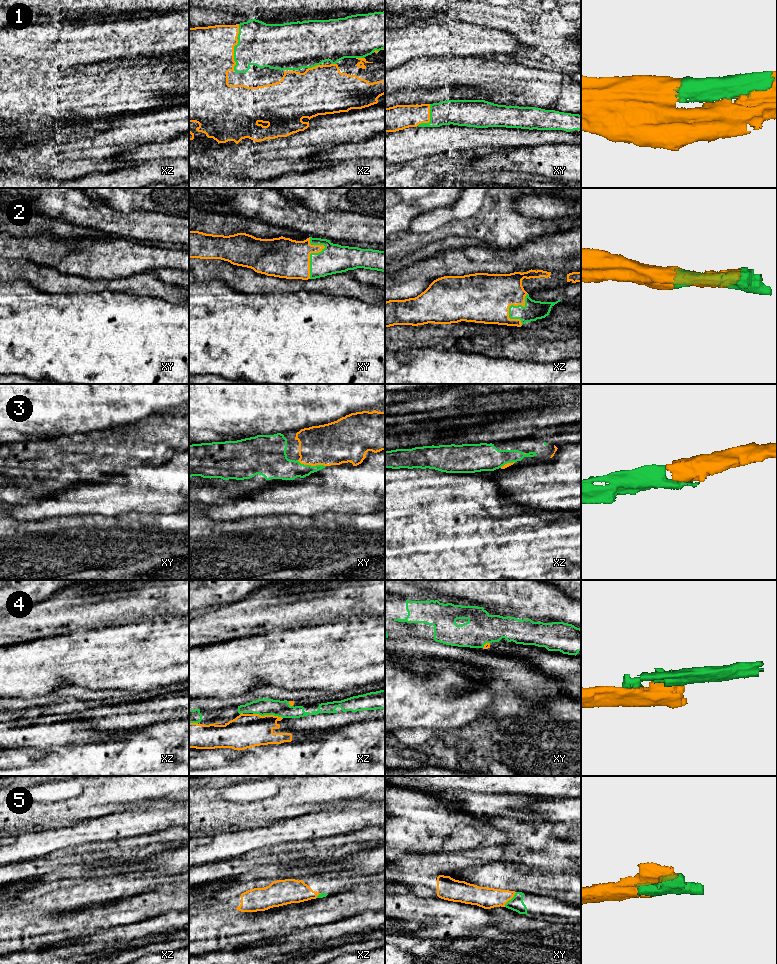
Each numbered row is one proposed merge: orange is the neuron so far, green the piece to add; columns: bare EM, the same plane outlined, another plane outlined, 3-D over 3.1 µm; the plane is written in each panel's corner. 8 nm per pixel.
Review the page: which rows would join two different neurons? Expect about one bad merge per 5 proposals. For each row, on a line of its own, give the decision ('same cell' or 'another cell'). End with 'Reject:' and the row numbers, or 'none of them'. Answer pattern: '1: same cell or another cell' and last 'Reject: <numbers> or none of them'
1: same cell
2: same cell
3: same cell
4: another cell
5: same cell
Reject: 4

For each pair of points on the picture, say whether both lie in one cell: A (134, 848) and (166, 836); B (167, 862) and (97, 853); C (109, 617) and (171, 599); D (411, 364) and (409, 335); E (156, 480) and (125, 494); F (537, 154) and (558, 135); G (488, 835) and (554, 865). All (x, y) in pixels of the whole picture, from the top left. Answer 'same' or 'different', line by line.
A: same
B: different
C: same
D: different
E: same
F: different
G: different

